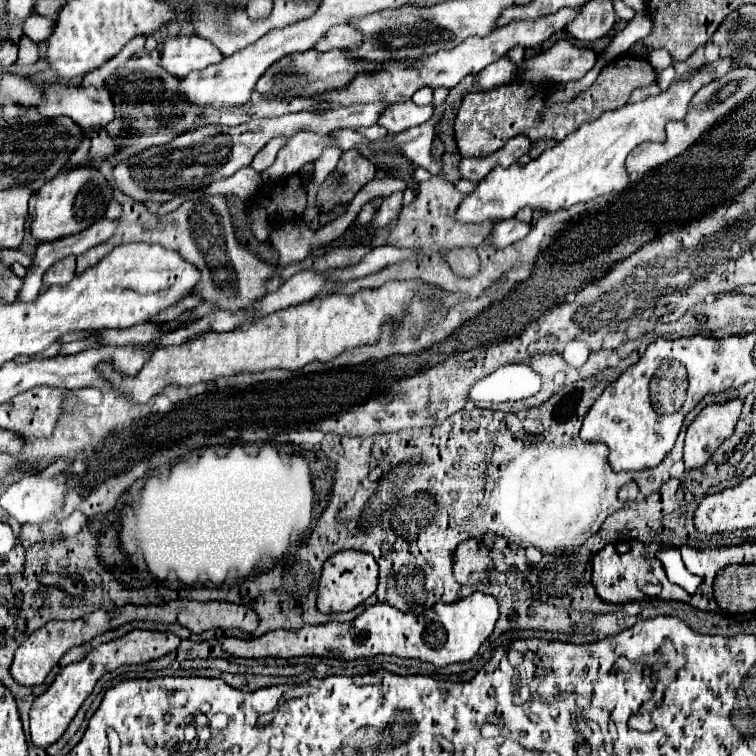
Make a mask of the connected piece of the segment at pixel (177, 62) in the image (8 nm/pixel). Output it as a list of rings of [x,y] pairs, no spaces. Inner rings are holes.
[[[174,36],[164,40],[160,50],[160,66],[172,76],[186,76],[192,70],[202,70],[220,62],[220,50],[198,36]]]

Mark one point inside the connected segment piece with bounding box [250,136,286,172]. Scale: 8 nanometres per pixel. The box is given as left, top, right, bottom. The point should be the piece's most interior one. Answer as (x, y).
(267, 155)

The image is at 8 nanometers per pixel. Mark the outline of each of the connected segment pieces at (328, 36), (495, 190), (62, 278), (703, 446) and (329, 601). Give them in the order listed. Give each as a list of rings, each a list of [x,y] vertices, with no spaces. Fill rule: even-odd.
[[[336,24],[324,32],[324,36],[314,44],[314,50],[326,52],[326,50],[344,50],[348,46],[354,46],[360,42],[360,32],[356,32],[348,24]]]
[[[698,68],[694,72],[688,72],[684,80],[676,80],[666,92],[660,92],[658,96],[650,96],[636,104],[626,104],[624,108],[600,114],[600,118],[592,122],[584,122],[576,132],[558,142],[554,148],[544,150],[540,158],[528,162],[526,166],[496,166],[476,186],[476,190],[462,200],[454,218],[474,224],[480,224],[484,220],[500,222],[504,218],[514,218],[516,212],[524,206],[540,208],[544,212],[556,212],[578,202],[590,202],[602,194],[624,190],[630,180],[624,168],[626,156],[646,140],[664,140],[664,124],[668,120],[684,118],[694,94],[712,80],[714,74]]]
[[[66,256],[58,260],[50,270],[44,274],[44,284],[54,286],[54,284],[68,284],[74,278],[74,268],[76,268],[76,258]]]
[[[728,400],[724,404],[706,406],[688,426],[684,444],[686,470],[700,468],[716,452],[716,448],[734,432],[742,410],[742,400]]]
[[[356,550],[336,552],[322,566],[322,576],[318,584],[318,610],[322,614],[348,612],[362,604],[368,596],[372,596],[376,592],[376,584],[378,584],[378,564],[370,554]]]

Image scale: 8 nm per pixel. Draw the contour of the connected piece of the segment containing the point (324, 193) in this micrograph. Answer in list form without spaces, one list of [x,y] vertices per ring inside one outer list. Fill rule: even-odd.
[[[348,150],[340,156],[336,170],[320,184],[316,206],[320,212],[330,212],[336,204],[350,204],[356,192],[376,176],[376,166],[360,156],[358,150]]]

